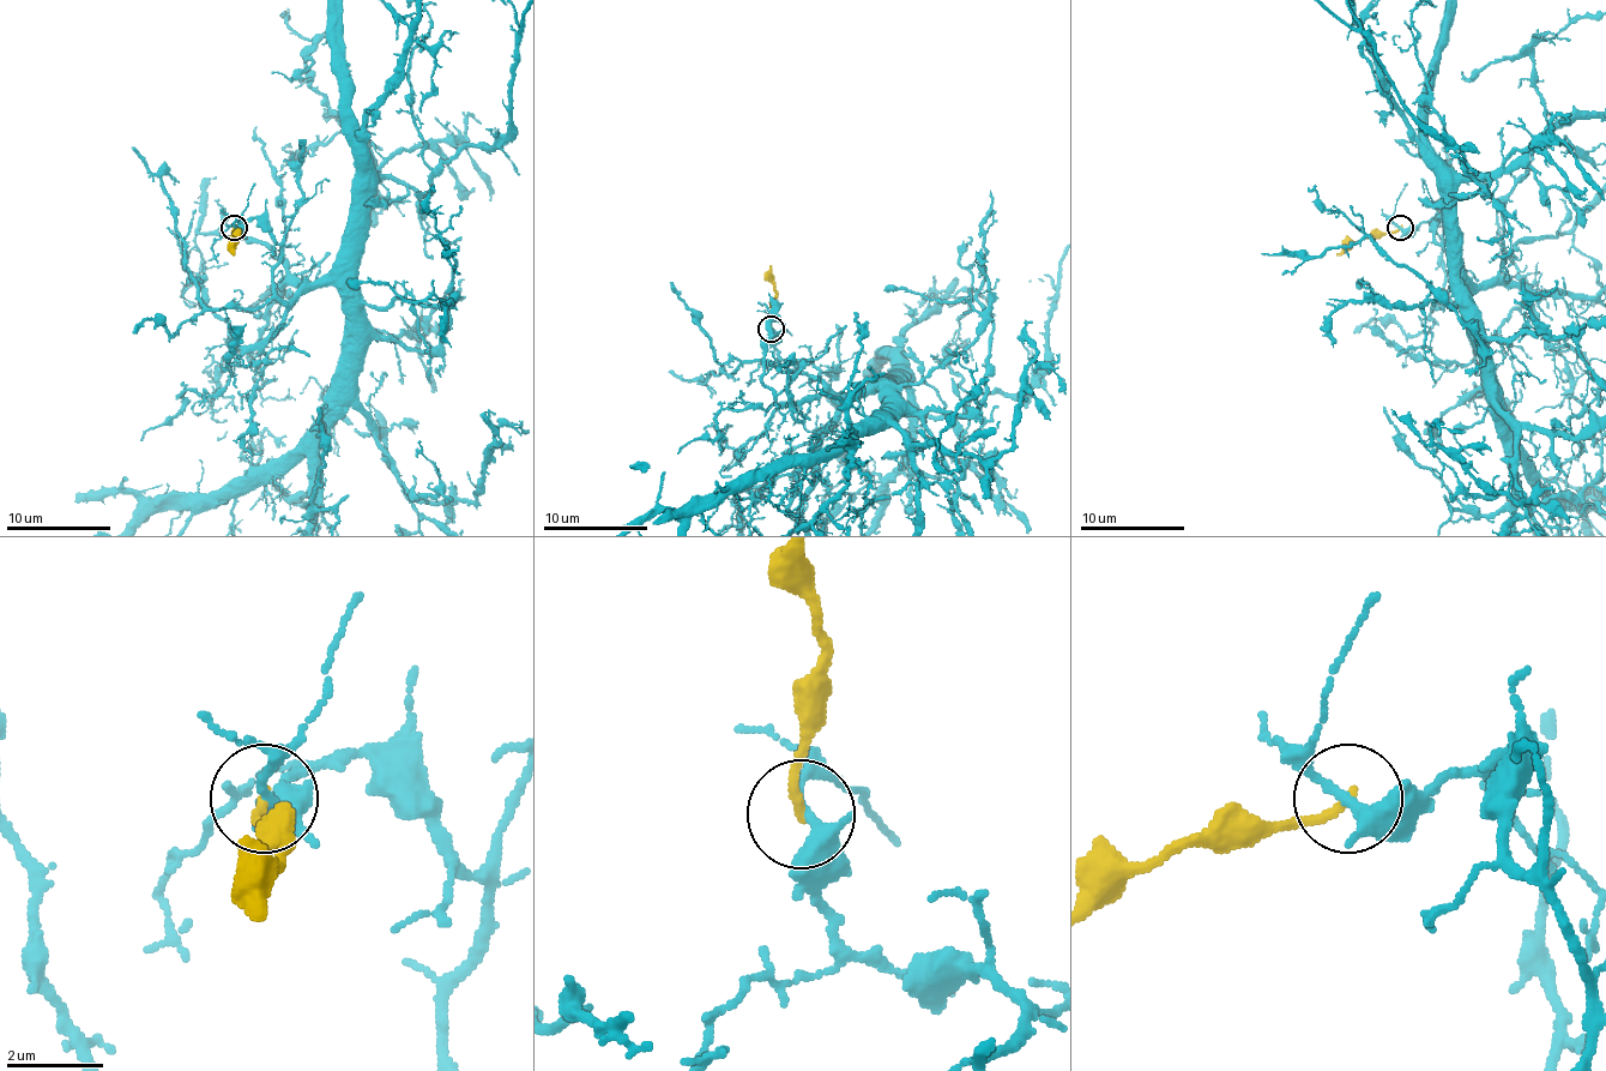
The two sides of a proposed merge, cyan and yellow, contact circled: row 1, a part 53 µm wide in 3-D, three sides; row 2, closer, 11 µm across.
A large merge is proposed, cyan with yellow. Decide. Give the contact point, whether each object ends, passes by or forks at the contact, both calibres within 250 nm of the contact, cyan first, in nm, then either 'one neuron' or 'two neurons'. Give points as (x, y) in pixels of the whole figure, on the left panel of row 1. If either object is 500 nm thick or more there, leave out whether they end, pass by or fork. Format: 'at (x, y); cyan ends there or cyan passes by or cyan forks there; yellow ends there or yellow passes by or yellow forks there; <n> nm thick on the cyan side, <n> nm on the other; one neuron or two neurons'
at (234, 228); cyan forks there; yellow ends there; 200 nm thick on the cyan side, 200 nm on the other; two neurons

